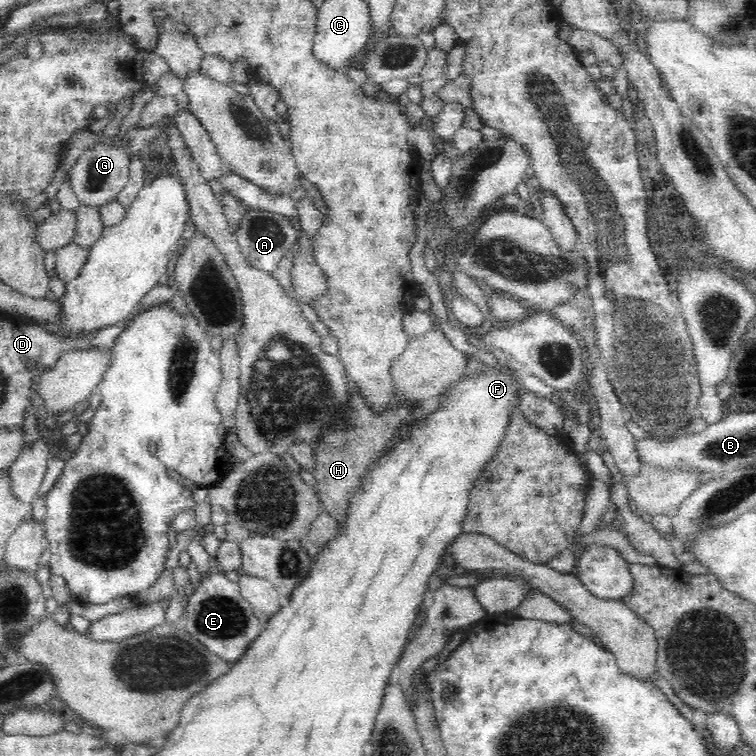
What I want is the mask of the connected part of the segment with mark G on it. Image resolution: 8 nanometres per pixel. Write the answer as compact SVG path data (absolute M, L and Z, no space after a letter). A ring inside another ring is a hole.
M100 124L96 129L89 129L96 133L96 144L92 148L86 148L78 158L76 163L66 173L66 182L70 184L72 192L79 198L80 203L86 203L94 206L117 201L119 192L124 190L127 182L130 180L130 157L124 148L117 143L110 142L110 138L102 131Z

